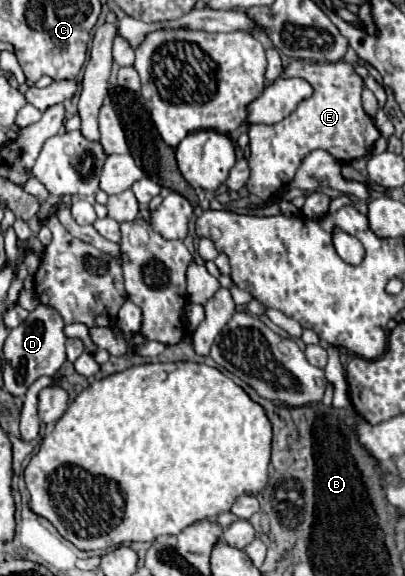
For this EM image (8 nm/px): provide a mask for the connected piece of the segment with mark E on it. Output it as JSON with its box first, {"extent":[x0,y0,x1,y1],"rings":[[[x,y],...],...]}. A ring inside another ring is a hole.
{"extent":[248,61,380,199],"rings":[[[292,61],[282,77],[302,77],[316,91],[314,97],[302,101],[286,119],[274,125],[250,125],[250,179],[248,191],[260,199],[270,199],[282,185],[294,179],[302,159],[314,149],[326,149],[338,161],[350,163],[372,151],[374,141],[380,137],[376,125],[362,109],[364,79],[354,71],[354,65],[338,61],[326,65],[314,65],[308,61]]]}

